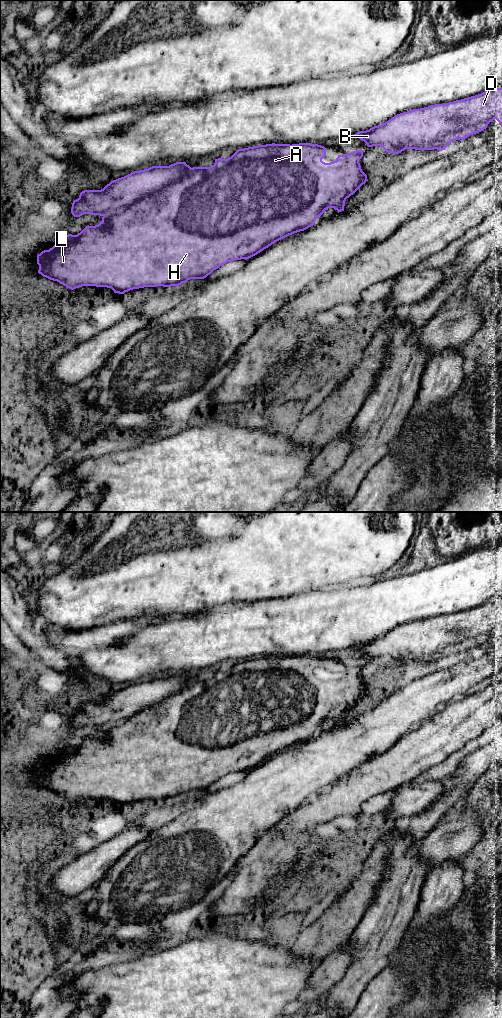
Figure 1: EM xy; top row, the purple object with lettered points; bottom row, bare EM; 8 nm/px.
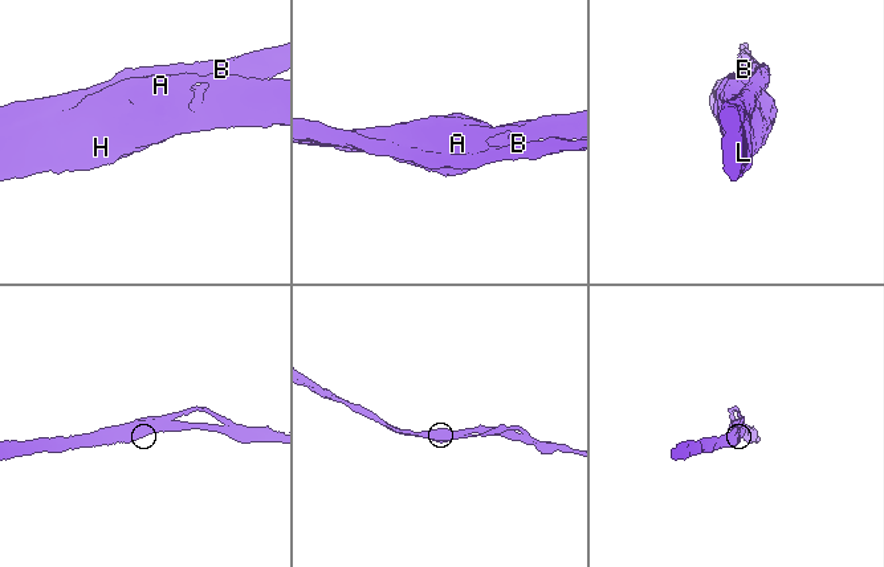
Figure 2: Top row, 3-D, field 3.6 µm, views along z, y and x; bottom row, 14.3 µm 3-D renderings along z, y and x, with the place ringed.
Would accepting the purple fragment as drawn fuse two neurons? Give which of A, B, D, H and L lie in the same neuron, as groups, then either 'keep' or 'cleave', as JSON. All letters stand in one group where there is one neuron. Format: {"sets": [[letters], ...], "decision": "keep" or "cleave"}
{"sets": [["A", "B", "D", "H", "L"]], "decision": "keep"}

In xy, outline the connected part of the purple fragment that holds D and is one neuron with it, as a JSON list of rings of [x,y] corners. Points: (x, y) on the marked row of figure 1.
[[[498,87],[461,100],[397,114],[387,122],[359,131],[354,136],[358,136],[368,147],[381,146],[386,152],[393,154],[399,154],[405,149],[442,151],[452,141],[483,131],[495,119],[502,127],[502,88]]]

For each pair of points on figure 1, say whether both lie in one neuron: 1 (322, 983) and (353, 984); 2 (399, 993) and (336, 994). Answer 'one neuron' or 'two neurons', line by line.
1: two neurons
2: two neurons

